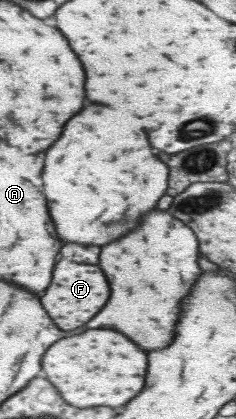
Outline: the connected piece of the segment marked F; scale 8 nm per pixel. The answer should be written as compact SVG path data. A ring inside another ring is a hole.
M65 243L59 249L59 253L55 255L57 263L53 267L53 273L51 273L51 283L43 291L41 305L47 311L47 315L51 317L51 321L61 331L71 331L71 329L77 329L83 323L87 323L105 305L105 301L109 297L107 281L105 281L101 269L95 265L97 255L99 255L99 247L73 245L73 243ZM73 323L77 323L77 325L73 325Z

